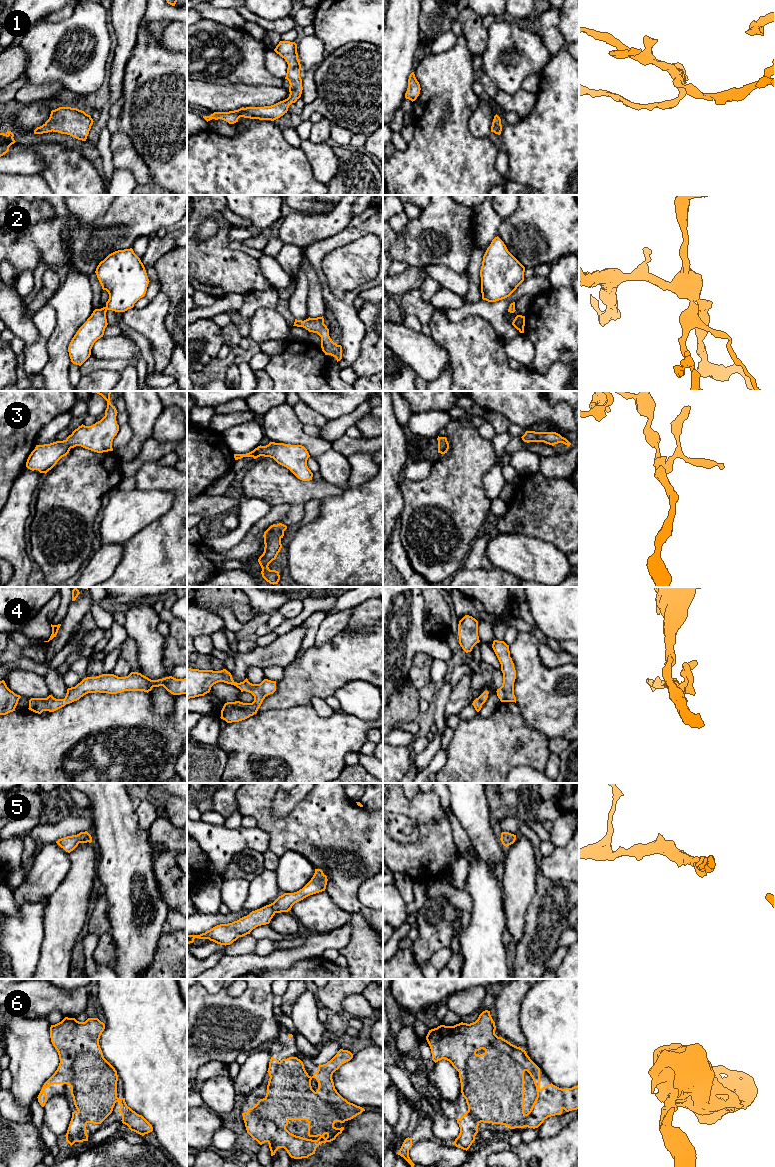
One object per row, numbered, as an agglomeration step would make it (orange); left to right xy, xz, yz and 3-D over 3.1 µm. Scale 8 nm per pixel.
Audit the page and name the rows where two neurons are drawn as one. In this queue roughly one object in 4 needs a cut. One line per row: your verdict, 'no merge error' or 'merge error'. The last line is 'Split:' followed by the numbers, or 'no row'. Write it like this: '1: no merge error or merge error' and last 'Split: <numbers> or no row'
1: no merge error
2: no merge error
3: no merge error
4: no merge error
5: no merge error
6: no merge error
Split: no row

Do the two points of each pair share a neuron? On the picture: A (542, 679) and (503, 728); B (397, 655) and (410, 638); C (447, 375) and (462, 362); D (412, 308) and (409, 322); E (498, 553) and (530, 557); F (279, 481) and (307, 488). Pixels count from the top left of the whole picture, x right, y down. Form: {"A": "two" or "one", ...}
{"A": "two", "B": "one", "C": "two", "D": "two", "E": "one", "F": "one"}

